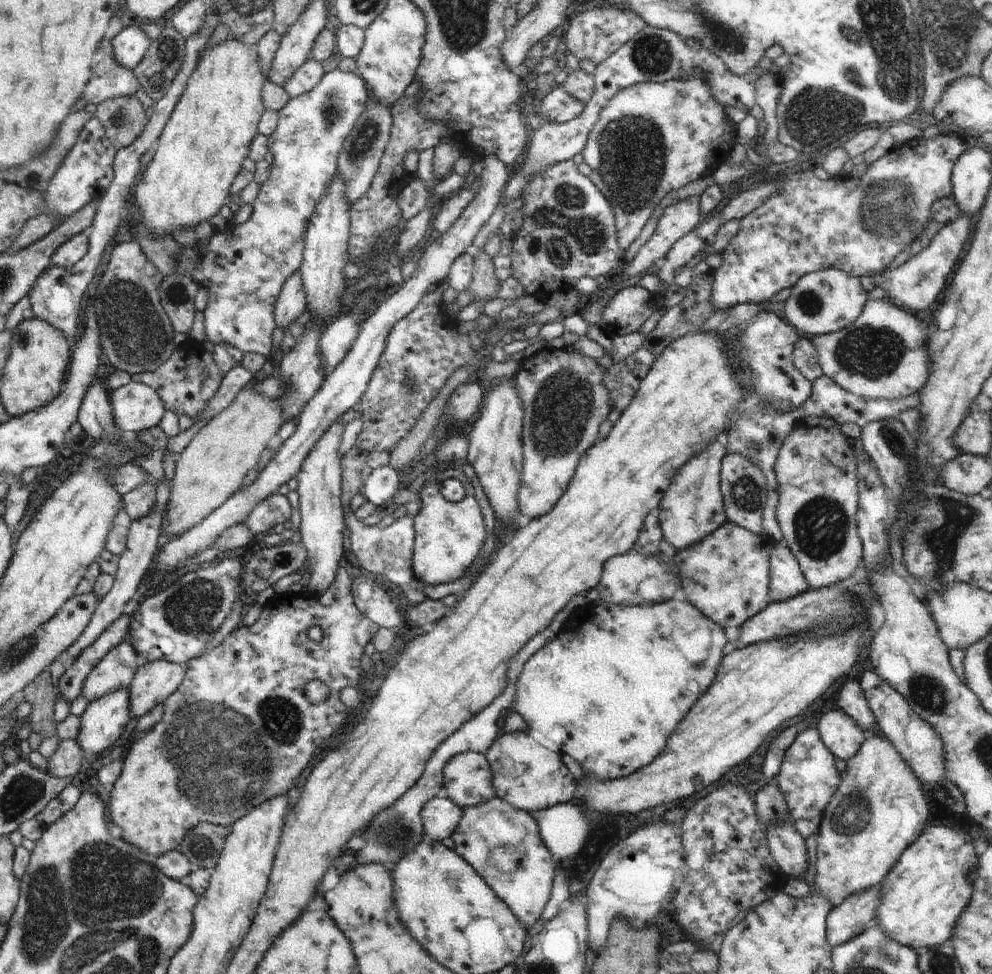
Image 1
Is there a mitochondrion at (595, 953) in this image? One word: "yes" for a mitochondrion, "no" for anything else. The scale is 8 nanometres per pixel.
no

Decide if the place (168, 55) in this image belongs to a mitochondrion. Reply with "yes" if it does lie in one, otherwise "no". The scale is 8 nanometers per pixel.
yes

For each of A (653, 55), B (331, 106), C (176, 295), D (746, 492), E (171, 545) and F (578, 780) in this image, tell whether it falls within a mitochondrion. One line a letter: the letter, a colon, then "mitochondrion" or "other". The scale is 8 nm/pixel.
A: mitochondrion
B: mitochondrion
C: mitochondrion
D: mitochondrion
E: other
F: other

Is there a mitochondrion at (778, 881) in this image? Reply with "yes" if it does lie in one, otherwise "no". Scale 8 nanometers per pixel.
no

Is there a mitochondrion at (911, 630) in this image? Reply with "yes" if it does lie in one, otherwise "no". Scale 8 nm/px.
no

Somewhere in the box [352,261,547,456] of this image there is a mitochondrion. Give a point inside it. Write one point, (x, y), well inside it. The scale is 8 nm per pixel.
(409, 387)

